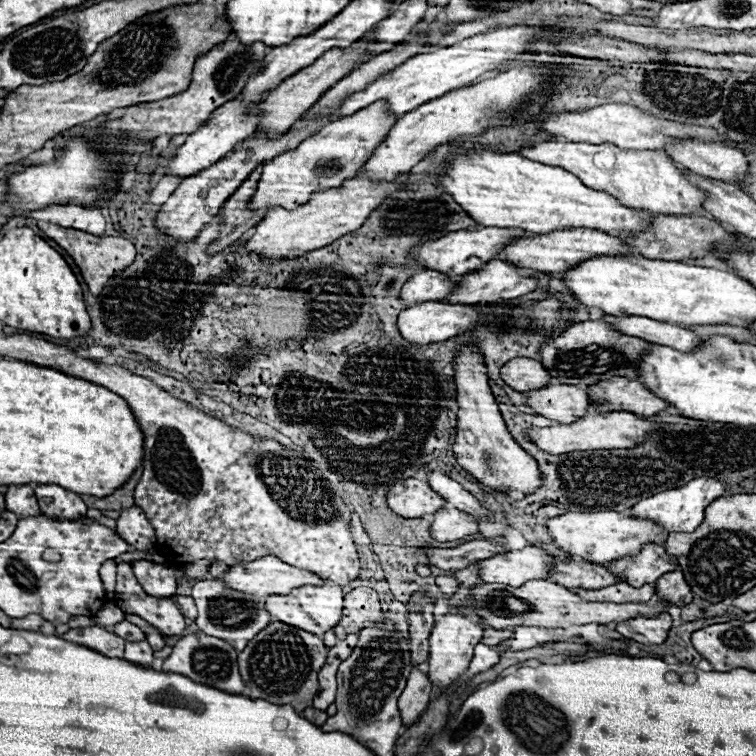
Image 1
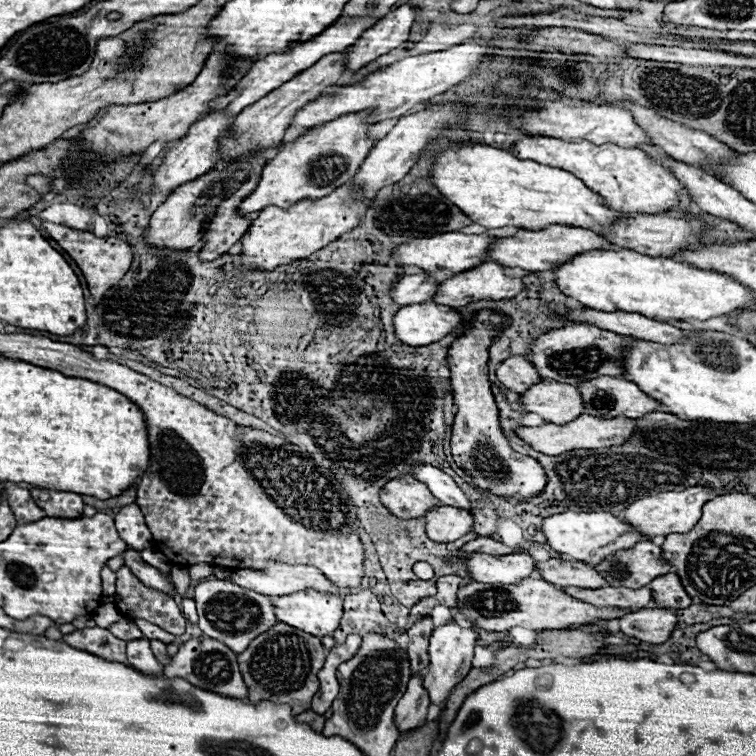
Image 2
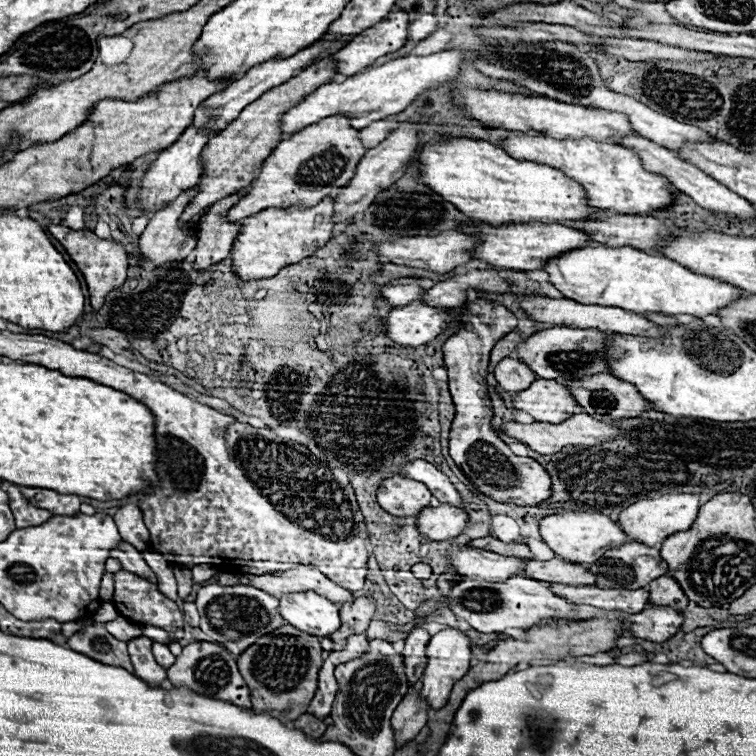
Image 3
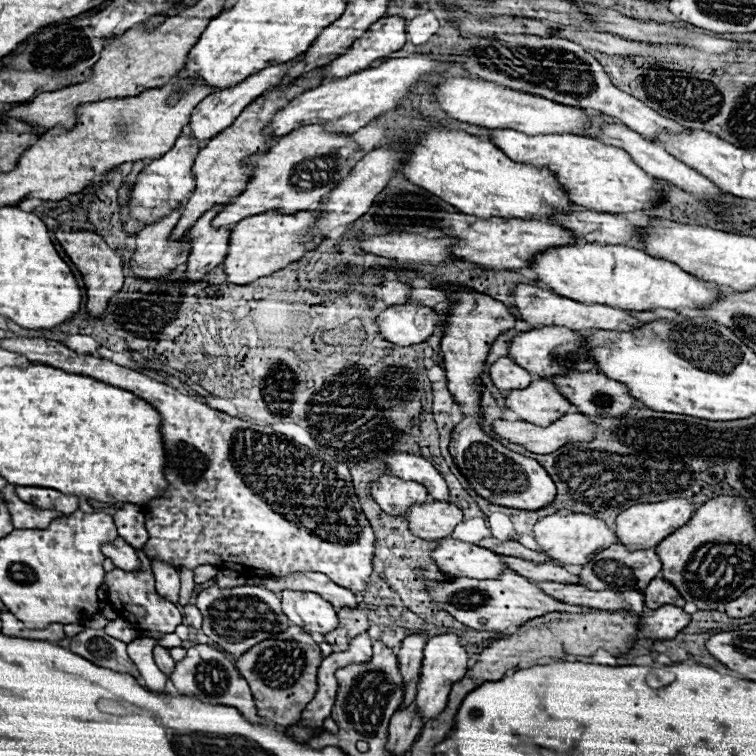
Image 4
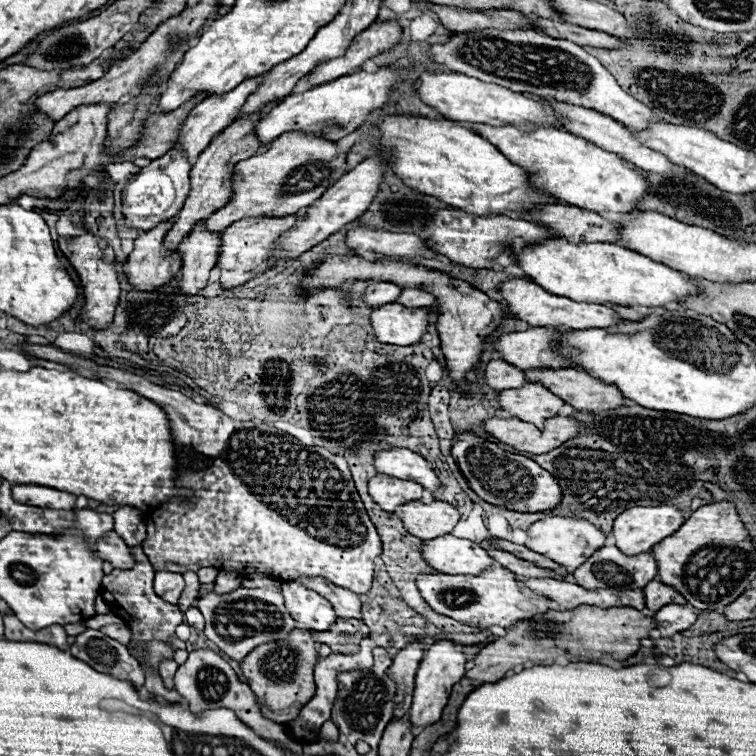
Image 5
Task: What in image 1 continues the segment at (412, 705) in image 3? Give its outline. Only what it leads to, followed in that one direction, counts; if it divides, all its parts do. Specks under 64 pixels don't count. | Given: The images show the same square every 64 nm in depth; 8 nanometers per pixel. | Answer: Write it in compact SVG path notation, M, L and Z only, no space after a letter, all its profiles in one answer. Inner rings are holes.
M412 668L412 674L408 678L408 686L404 688L404 692L398 700L398 708L402 714L404 726L410 726L418 720L418 716L428 706L430 696L432 696L432 684L430 684L428 676L422 670Z

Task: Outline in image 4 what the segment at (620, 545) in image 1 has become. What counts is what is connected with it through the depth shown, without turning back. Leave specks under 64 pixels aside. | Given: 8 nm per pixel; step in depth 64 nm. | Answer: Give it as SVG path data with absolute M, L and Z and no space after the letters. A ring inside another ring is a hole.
M552 514L552 516L540 518L534 526L534 538L544 552L548 552L556 562L564 566L588 564L602 548L608 548L610 544L618 542L616 532L610 530L604 520L590 514L566 514L566 516Z

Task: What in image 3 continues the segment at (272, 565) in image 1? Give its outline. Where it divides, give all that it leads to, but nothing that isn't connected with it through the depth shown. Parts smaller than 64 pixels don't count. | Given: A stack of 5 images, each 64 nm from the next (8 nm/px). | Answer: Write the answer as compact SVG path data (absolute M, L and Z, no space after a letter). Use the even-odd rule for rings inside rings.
M292 568L284 572L270 572L270 574L240 574L238 576L240 584L254 586L258 590L264 590L272 596L282 596L290 592L304 592L304 590L314 590L322 596L326 596L332 602L350 602L352 592L346 588L340 588L332 580L328 580L322 572L316 568Z

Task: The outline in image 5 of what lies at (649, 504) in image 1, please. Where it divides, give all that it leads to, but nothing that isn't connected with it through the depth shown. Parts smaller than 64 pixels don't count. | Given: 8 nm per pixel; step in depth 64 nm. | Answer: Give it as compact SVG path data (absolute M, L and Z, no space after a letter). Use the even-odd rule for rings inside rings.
M670 504L634 506L614 520L614 544L628 556L650 552L654 544L672 536L684 522L684 512Z

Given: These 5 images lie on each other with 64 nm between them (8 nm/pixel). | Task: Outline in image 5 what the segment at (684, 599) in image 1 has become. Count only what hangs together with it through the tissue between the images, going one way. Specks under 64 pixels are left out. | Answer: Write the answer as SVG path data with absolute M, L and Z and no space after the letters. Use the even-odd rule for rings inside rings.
M652 580L650 584L646 584L644 600L646 600L646 608L652 612L660 610L666 604L686 604L686 600L672 586L666 586L658 580Z

